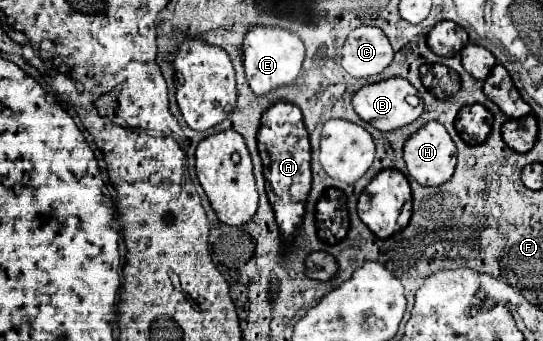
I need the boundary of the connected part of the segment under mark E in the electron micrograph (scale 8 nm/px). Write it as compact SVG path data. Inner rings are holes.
M252 27L244 37L244 69L250 89L256 95L268 95L276 87L286 87L296 83L302 61L304 61L304 45L298 35L284 31L280 27Z

